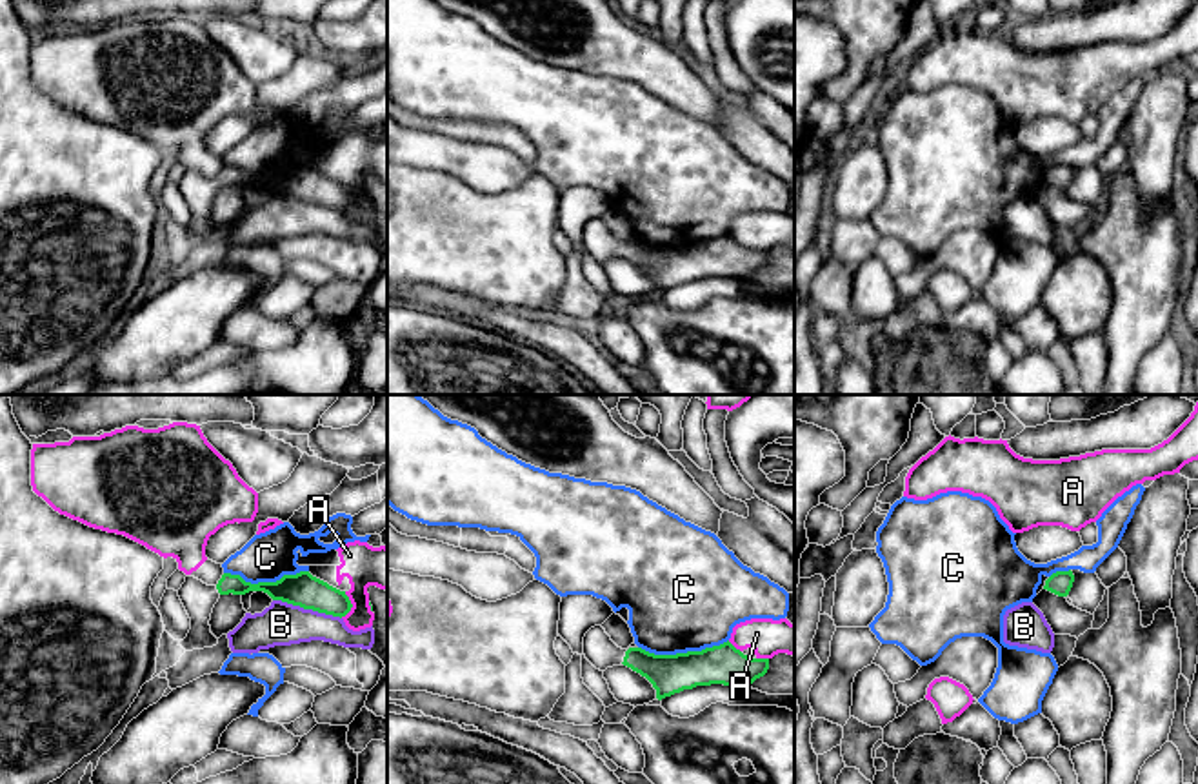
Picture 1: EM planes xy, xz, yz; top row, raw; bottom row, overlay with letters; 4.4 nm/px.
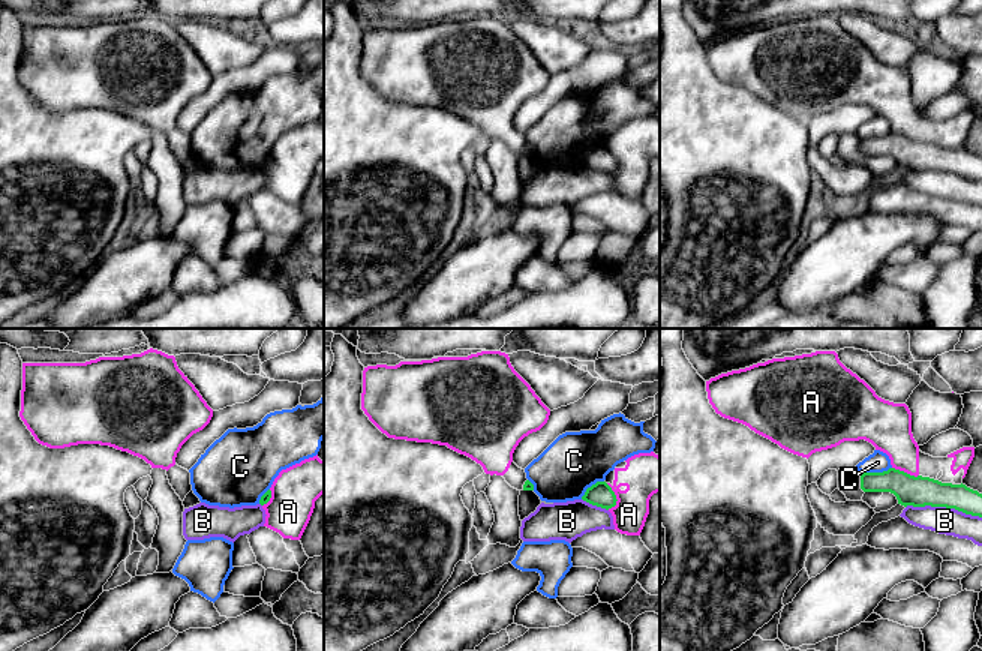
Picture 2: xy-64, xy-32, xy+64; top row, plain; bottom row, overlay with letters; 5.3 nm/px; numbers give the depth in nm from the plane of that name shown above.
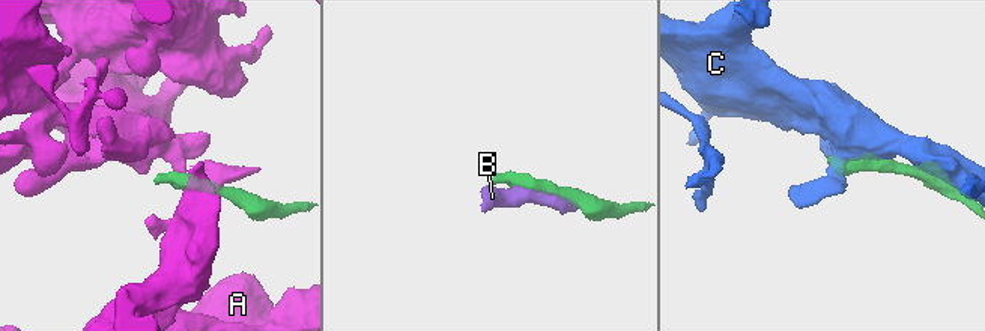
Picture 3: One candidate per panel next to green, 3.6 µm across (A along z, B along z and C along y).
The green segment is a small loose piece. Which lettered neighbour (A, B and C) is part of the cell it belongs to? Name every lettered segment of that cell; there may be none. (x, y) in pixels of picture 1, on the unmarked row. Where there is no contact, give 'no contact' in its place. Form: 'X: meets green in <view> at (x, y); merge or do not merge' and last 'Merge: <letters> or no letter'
A: meets green in xy at (351, 199); do not merge
B: meets green in xy at (308, 201); do not merge
C: meets green in xz at (682, 246); do not merge
Merge: no letter

